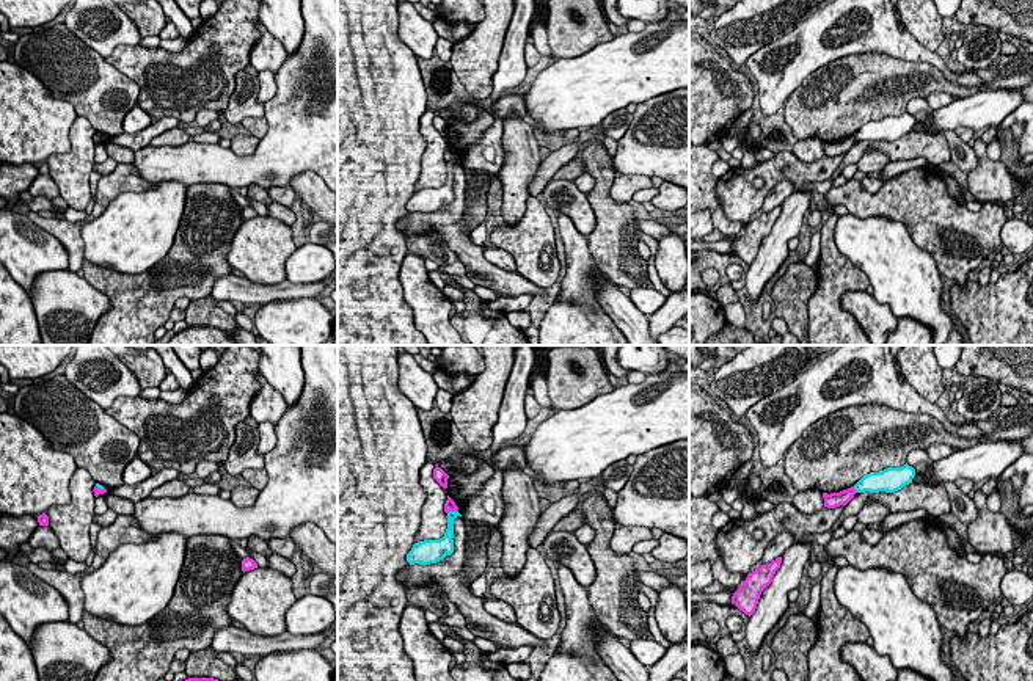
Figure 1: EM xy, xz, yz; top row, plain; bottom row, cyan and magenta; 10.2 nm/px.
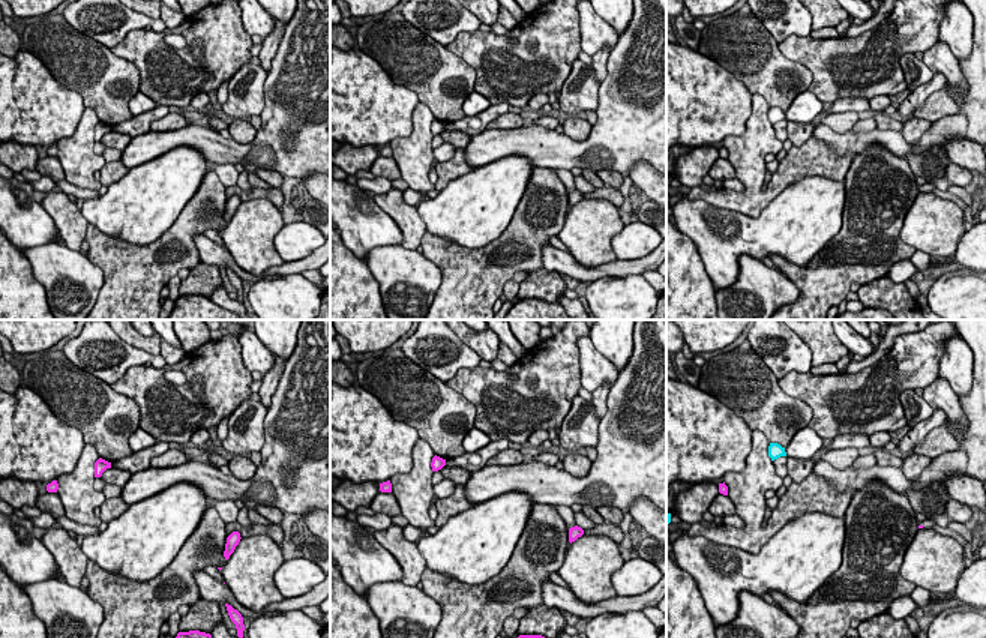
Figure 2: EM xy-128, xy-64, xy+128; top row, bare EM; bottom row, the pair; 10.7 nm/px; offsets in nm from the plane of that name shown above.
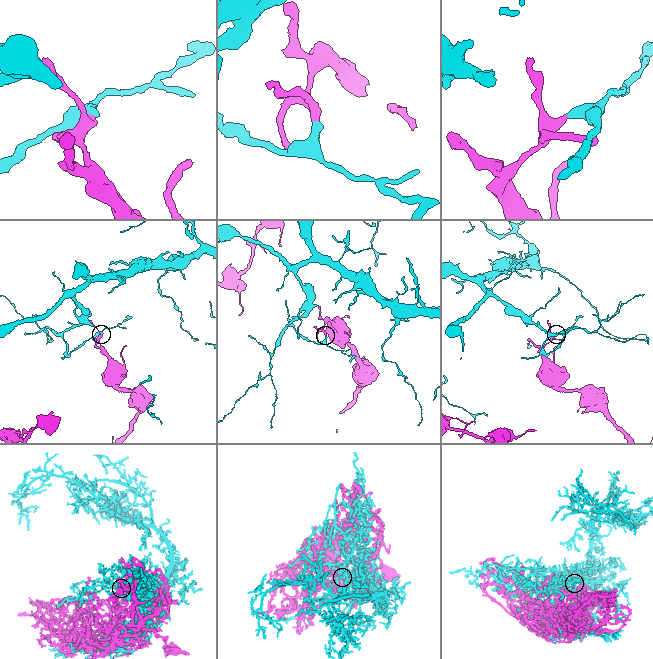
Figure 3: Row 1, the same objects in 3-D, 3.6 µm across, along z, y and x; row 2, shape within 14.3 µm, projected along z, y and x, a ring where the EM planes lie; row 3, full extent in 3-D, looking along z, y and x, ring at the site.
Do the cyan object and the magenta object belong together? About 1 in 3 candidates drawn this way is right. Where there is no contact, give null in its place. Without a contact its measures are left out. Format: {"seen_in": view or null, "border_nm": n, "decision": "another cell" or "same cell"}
{"seen_in": "xz", "border_nm": 120, "decision": "another cell"}

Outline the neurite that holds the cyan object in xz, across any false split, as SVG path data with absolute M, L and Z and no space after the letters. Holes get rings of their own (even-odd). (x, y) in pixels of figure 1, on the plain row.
M458 160L447 162L447 177L440 188L424 188L413 193L411 199L407 202L407 210L410 213L430 213L443 209L446 204L454 201L454 168L462 165Z

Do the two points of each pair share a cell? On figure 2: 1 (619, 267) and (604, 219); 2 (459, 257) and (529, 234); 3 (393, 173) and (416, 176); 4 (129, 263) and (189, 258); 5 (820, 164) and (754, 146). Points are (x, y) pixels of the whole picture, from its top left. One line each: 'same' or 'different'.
1: different
2: same
3: different
4: same
5: same

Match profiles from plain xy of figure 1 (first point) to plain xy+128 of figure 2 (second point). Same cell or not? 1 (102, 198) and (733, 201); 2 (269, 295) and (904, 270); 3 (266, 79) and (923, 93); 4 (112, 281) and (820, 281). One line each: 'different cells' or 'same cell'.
1: same cell
2: same cell
3: same cell
4: same cell

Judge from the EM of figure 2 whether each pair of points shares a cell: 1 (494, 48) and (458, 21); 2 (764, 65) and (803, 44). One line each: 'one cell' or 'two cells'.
1: two cells
2: two cells

